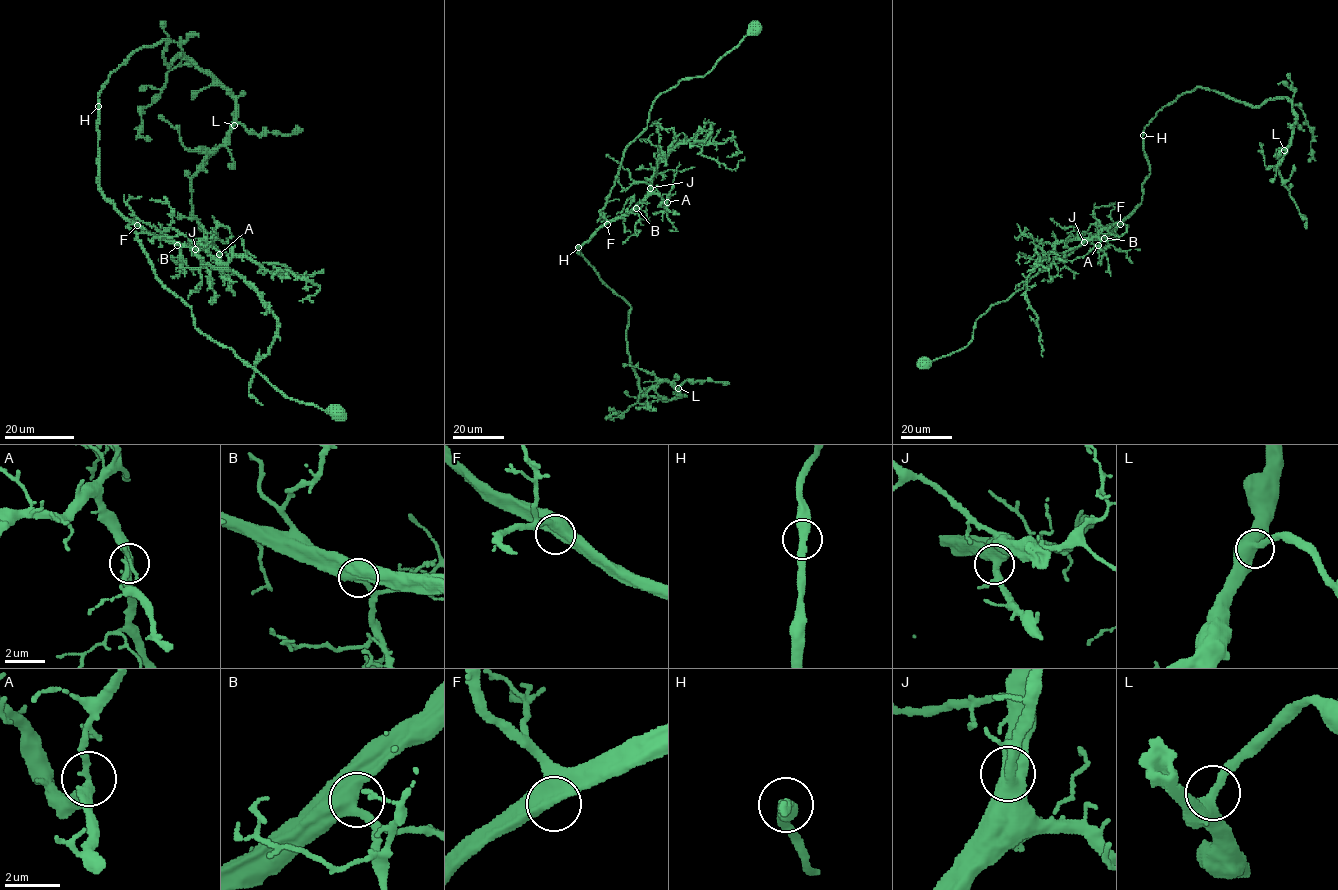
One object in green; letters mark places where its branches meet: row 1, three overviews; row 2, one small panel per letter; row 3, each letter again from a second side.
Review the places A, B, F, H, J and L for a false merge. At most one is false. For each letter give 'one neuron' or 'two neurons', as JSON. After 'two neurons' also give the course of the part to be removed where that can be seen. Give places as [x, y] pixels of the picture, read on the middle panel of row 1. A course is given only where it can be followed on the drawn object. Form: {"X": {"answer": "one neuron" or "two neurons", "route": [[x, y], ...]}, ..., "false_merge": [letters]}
{"A": {"answer": "one neuron"}, "B": {"answer": "one neuron"}, "F": {"answer": "one neuron"}, "H": {"answer": "one neuron"}, "J": {"answer": "one neuron"}, "L": {"answer": "one neuron"}, "false_merge": []}

